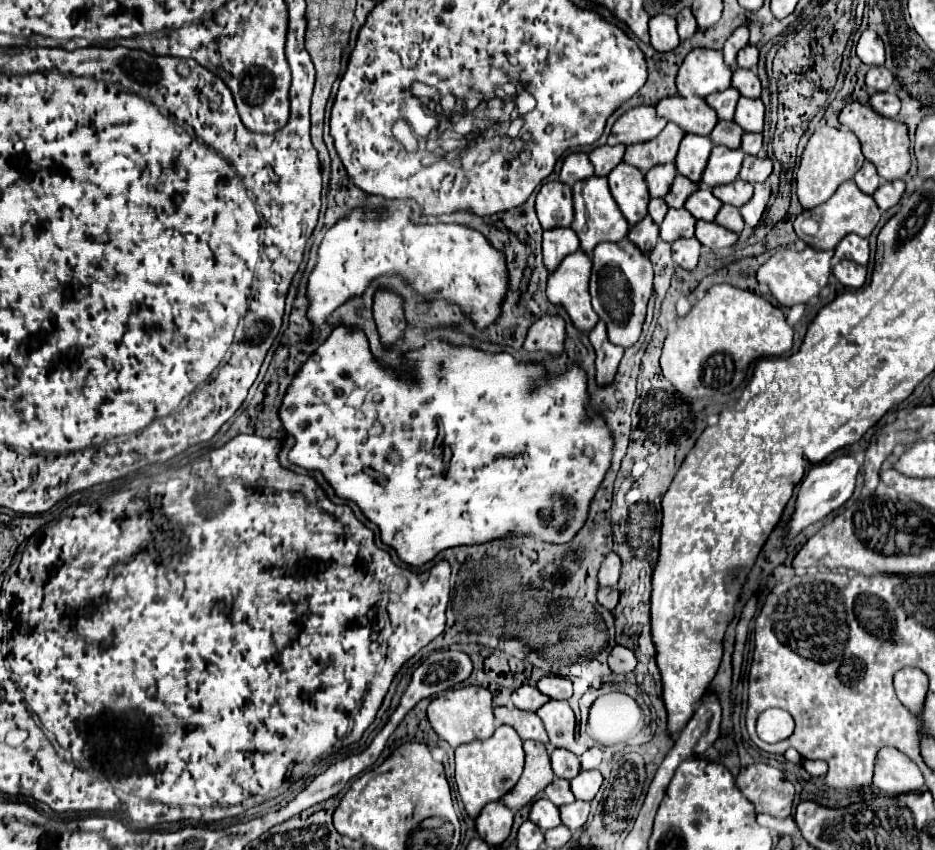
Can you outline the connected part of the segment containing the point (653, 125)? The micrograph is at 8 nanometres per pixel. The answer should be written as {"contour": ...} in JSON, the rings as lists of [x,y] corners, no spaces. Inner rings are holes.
{"contour":[[[635,107],[621,115],[609,137],[609,145],[633,145],[633,143],[645,143],[655,139],[663,129],[667,121],[661,119],[655,111],[655,107]]]}

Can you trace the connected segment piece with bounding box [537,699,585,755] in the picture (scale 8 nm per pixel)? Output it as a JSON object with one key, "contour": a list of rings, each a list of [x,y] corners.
{"contour":[[[551,699],[537,711],[537,715],[547,729],[551,747],[563,747],[577,755],[585,751],[585,747],[579,745],[575,739],[575,715],[567,701]]]}

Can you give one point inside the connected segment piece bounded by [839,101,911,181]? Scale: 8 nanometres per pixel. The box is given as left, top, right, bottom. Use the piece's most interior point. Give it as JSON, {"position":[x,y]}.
{"position":[885,142]}

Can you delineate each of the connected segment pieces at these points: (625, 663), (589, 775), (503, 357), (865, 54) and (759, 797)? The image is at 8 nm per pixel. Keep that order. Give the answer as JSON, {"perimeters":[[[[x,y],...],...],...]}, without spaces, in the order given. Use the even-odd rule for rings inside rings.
{"perimeters":[[[[615,645],[613,651],[609,653],[609,669],[613,673],[631,673],[637,665],[637,659],[631,649]]],[[[593,769],[593,771],[581,771],[581,773],[571,781],[571,791],[573,791],[573,795],[575,795],[577,799],[581,799],[581,801],[591,801],[591,799],[597,795],[601,783],[603,783],[603,777],[601,777],[599,771],[595,771],[595,769]]],[[[335,327],[327,341],[319,345],[319,349],[307,359],[307,363],[301,367],[299,375],[287,389],[283,397],[283,405],[279,409],[283,427],[289,435],[295,437],[295,447],[289,453],[289,459],[297,463],[299,467],[305,467],[309,471],[321,471],[325,479],[335,487],[337,495],[349,501],[355,501],[361,511],[381,529],[381,539],[389,547],[393,547],[399,555],[399,559],[407,565],[421,567],[423,563],[431,561],[439,551],[455,545],[473,545],[473,543],[485,543],[491,539],[505,537],[507,533],[517,533],[517,535],[533,535],[533,507],[539,503],[549,505],[545,499],[553,499],[553,489],[555,497],[563,499],[563,503],[569,505],[569,515],[577,515],[577,503],[569,503],[569,499],[581,499],[585,495],[585,507],[589,507],[599,481],[605,477],[609,463],[611,463],[611,449],[613,449],[613,439],[609,435],[609,429],[605,427],[605,421],[601,417],[589,419],[585,413],[587,407],[587,379],[585,371],[581,371],[577,365],[571,365],[569,371],[561,377],[555,379],[545,379],[545,369],[543,365],[533,365],[533,363],[515,363],[515,359],[509,353],[483,353],[473,347],[453,347],[443,341],[431,341],[419,351],[411,351],[405,357],[405,365],[413,367],[415,379],[407,379],[403,373],[395,373],[387,367],[381,367],[375,357],[369,353],[367,337],[361,331],[349,331],[345,327]],[[359,389],[359,403],[351,405],[351,391]],[[327,439],[335,439],[337,447],[333,453],[323,455],[321,449]],[[413,451],[417,457],[417,463],[425,467],[413,467]],[[391,455],[399,455],[399,461],[389,461]]],[[[865,31],[857,43],[857,57],[865,65],[883,65],[885,63],[885,47],[881,37],[875,31]]],[[[765,763],[749,765],[737,775],[737,783],[745,797],[755,805],[757,813],[767,813],[771,817],[791,815],[795,789],[781,769]]]]}

